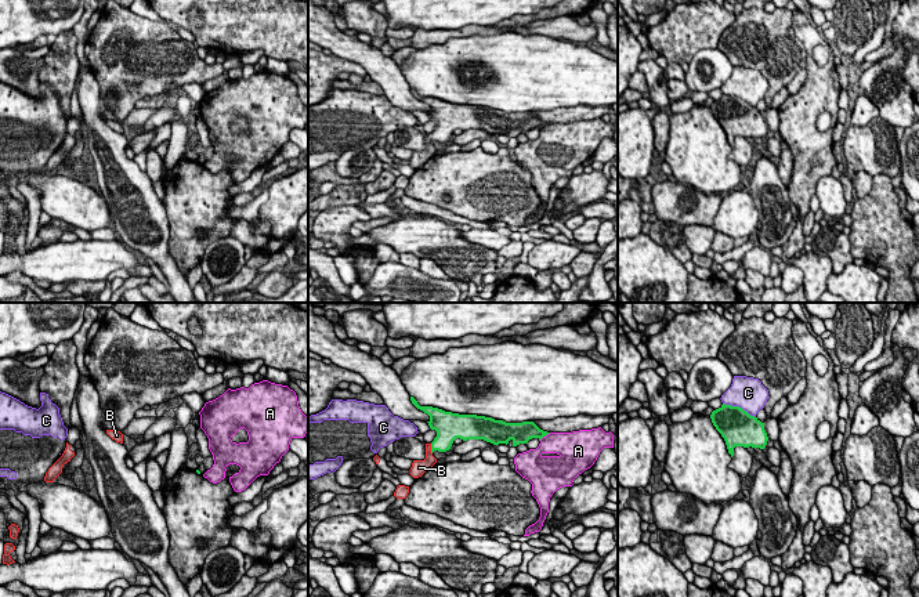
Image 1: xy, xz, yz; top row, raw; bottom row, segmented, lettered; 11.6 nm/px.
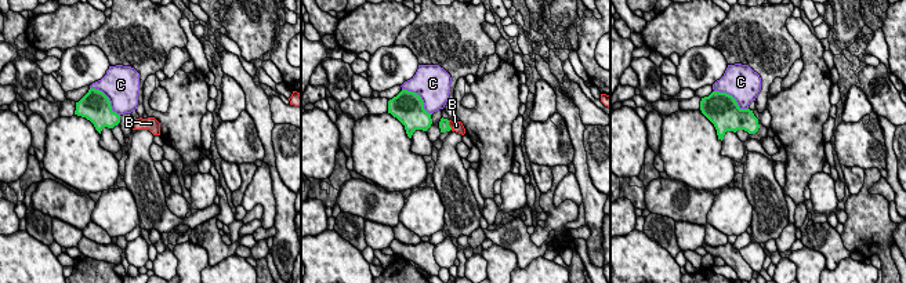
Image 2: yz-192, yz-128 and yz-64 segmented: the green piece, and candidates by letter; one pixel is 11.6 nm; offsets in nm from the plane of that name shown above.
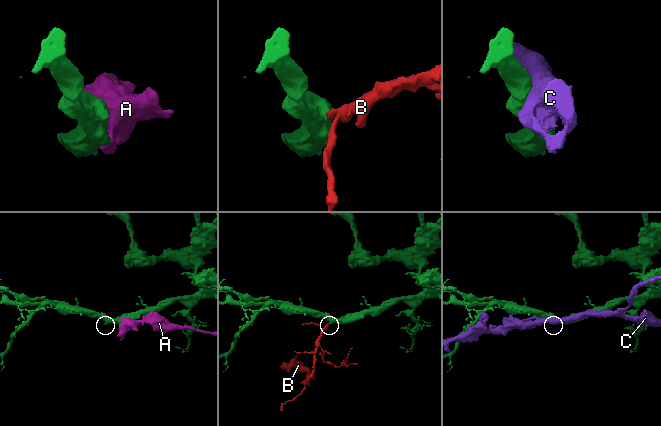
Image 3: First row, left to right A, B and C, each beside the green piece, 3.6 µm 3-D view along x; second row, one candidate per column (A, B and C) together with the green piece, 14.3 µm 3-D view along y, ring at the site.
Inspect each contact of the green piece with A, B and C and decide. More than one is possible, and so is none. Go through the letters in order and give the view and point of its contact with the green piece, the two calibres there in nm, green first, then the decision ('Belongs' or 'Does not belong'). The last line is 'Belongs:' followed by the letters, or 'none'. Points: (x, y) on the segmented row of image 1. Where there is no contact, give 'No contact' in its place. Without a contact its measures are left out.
A: Touches green at xz (545, 436). Thickness 240 nm (green) against 280 nm. Does not belong
B: Touches green at xz (431, 449). Thickness 220 nm (green) against 160 nm. Belongs
C: Touches green at yz (738, 406). Thickness 400 nm (green) against 380 nm. Does not belong
Belongs: B

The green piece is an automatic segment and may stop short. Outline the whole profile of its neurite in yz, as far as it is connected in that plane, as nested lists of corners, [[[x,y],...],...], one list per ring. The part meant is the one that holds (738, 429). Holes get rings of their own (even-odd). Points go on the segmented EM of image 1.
[[[723,404],[712,412],[710,419],[724,438],[731,457],[734,456],[735,446],[764,449],[767,445],[768,437],[764,423],[739,406]]]

